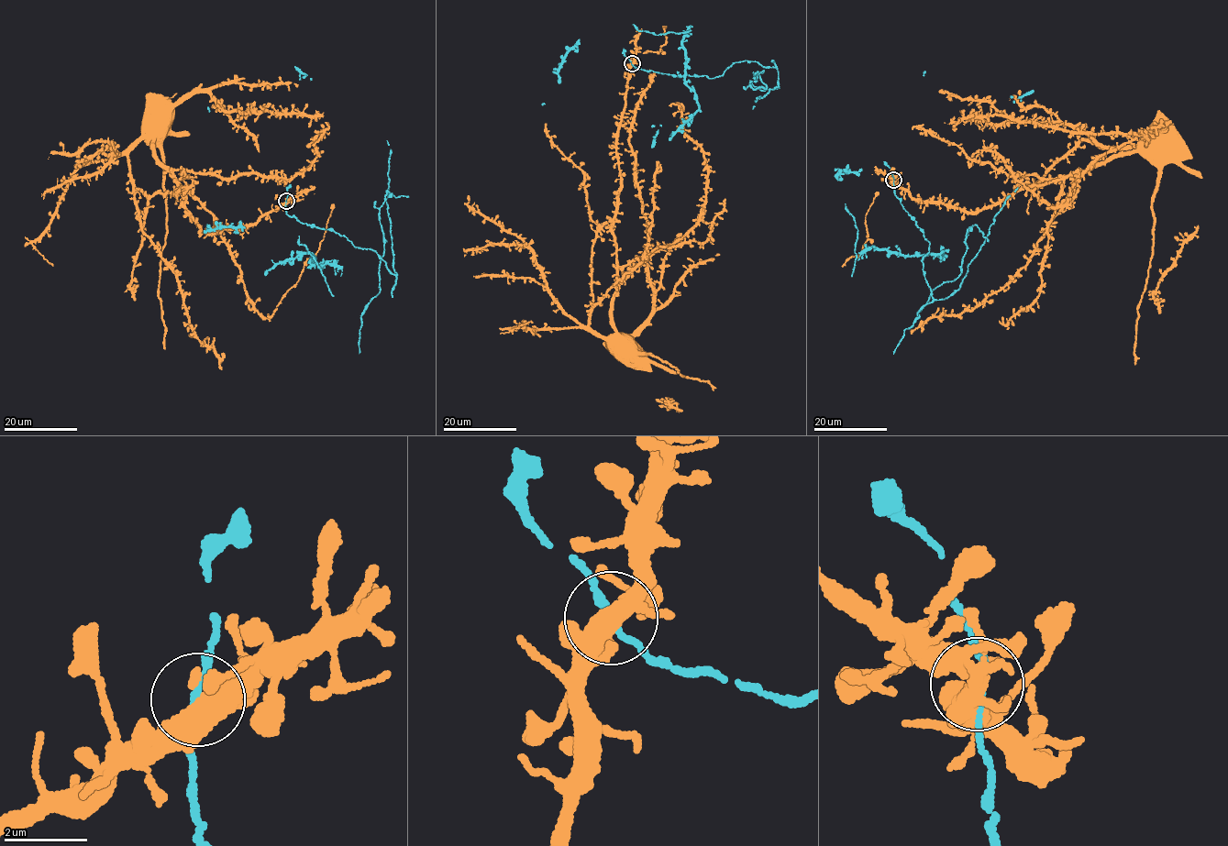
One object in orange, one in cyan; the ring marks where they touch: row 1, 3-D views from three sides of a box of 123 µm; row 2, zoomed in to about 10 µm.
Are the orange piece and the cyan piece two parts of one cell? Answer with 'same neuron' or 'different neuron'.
different neuron

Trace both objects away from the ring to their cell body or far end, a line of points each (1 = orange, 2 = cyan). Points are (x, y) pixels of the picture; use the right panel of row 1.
1: (892, 180), (912, 197), (970, 212), (1129, 155), (1165, 129), (1070, 134), (998, 115), (944, 123)
2: (893, 180), (930, 244), (934, 299), (960, 288), (988, 235), (968, 229), (960, 274), (893, 354)

